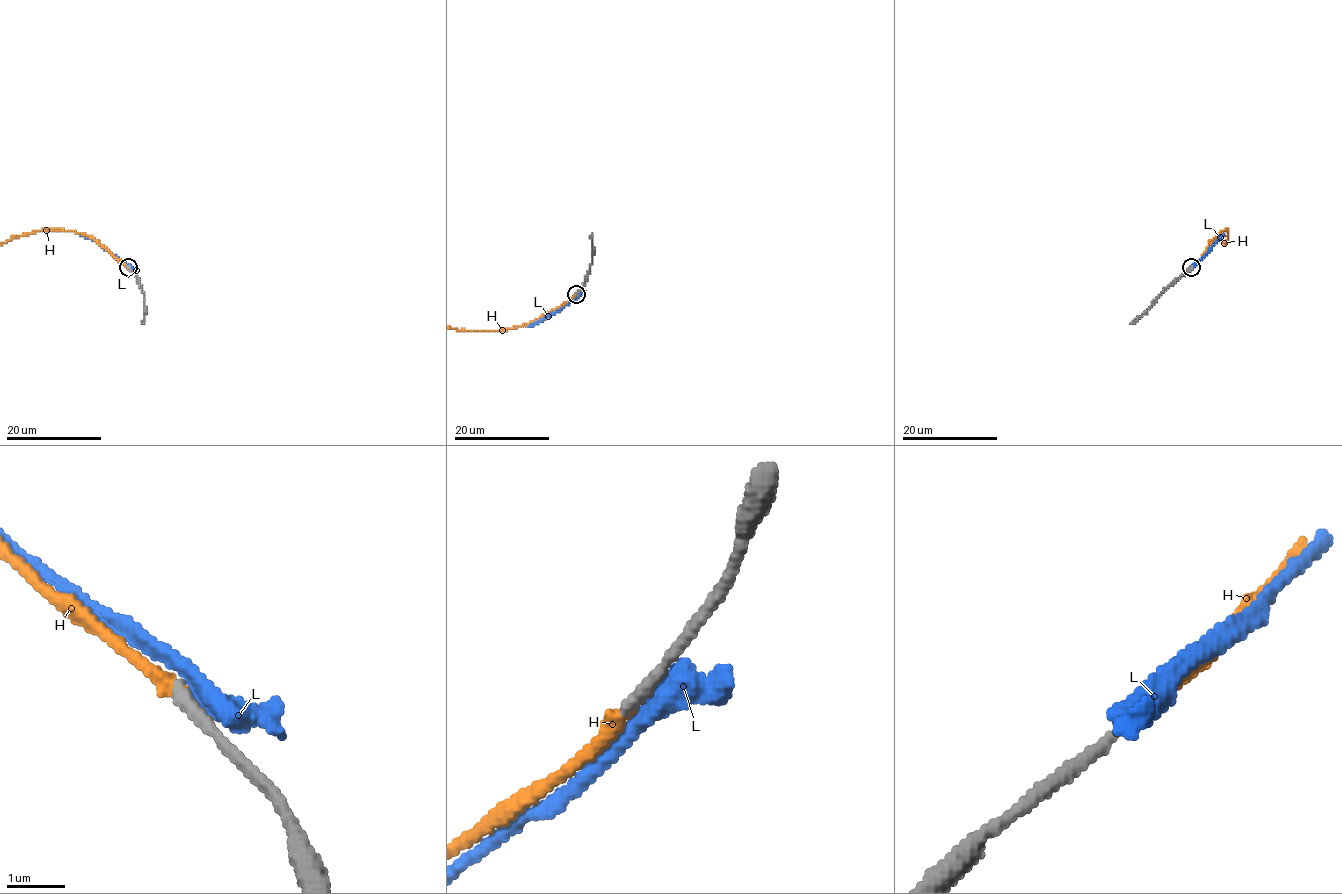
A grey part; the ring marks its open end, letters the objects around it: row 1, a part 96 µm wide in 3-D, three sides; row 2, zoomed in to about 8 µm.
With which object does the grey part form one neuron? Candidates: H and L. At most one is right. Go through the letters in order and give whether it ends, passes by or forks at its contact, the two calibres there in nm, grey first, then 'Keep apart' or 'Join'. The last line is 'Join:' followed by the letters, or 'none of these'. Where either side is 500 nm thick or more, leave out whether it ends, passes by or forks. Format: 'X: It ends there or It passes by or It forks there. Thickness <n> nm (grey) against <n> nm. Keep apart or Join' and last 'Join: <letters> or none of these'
H: It ends there. Thickness 240 nm (grey) against 260 nm. Join
L: It forks there. Thickness 280 nm (grey) against 320 nm. Keep apart
Join: H

